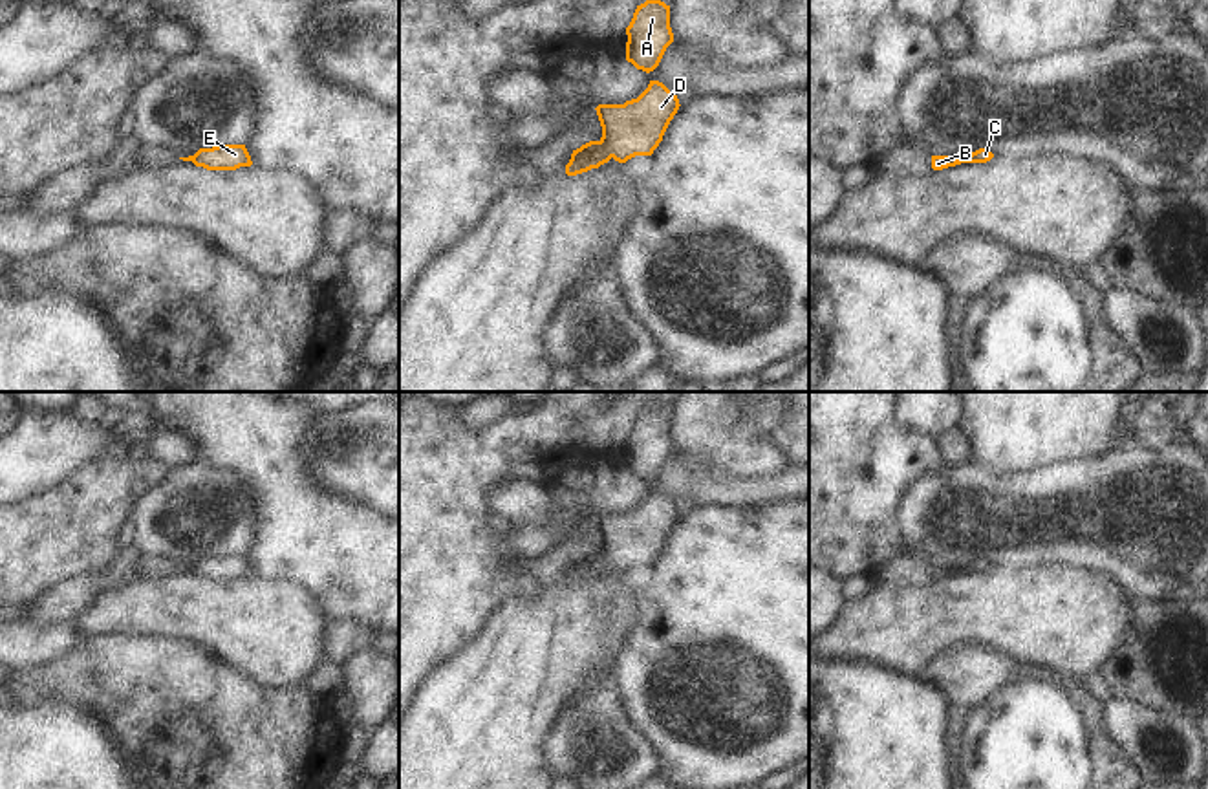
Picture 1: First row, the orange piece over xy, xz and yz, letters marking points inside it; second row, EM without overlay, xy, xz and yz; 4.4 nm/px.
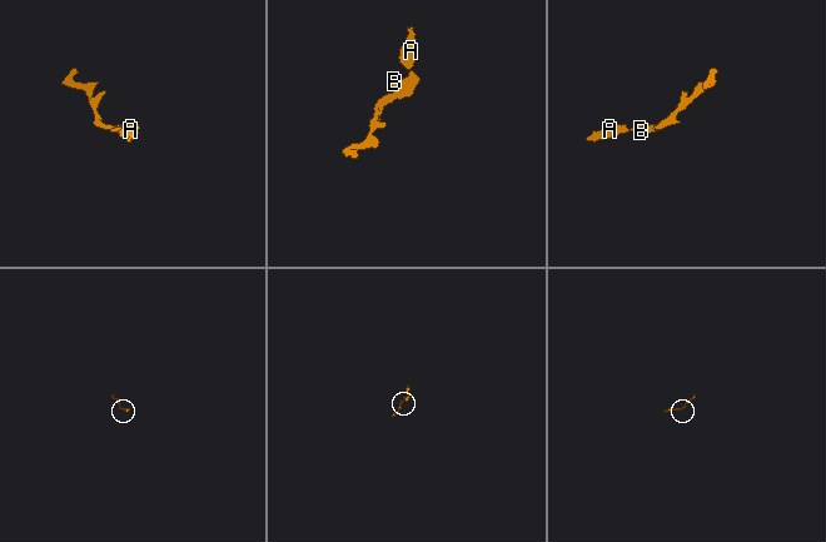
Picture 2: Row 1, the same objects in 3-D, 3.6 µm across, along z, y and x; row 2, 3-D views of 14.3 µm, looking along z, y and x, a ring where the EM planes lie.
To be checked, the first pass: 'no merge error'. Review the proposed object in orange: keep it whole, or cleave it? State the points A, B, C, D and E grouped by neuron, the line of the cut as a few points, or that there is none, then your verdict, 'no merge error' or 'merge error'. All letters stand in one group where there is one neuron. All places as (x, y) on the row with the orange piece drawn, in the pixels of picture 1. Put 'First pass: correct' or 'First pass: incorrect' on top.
First pass: correct
A B C D E | no cut | no merge error

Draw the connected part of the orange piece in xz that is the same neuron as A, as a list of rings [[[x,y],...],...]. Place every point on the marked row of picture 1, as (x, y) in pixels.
[[[661,0],[637,5],[626,35],[626,60],[646,73],[653,71],[674,42],[670,5]]]

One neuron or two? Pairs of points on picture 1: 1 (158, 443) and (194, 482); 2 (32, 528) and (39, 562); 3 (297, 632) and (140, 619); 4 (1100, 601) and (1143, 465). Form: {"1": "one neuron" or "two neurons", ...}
{"1": "two neurons", "2": "one neuron", "3": "one neuron", "4": "two neurons"}

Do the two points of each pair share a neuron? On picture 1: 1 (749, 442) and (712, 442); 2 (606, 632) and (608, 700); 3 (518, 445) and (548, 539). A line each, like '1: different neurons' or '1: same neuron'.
1: same neuron
2: different neurons
3: different neurons

